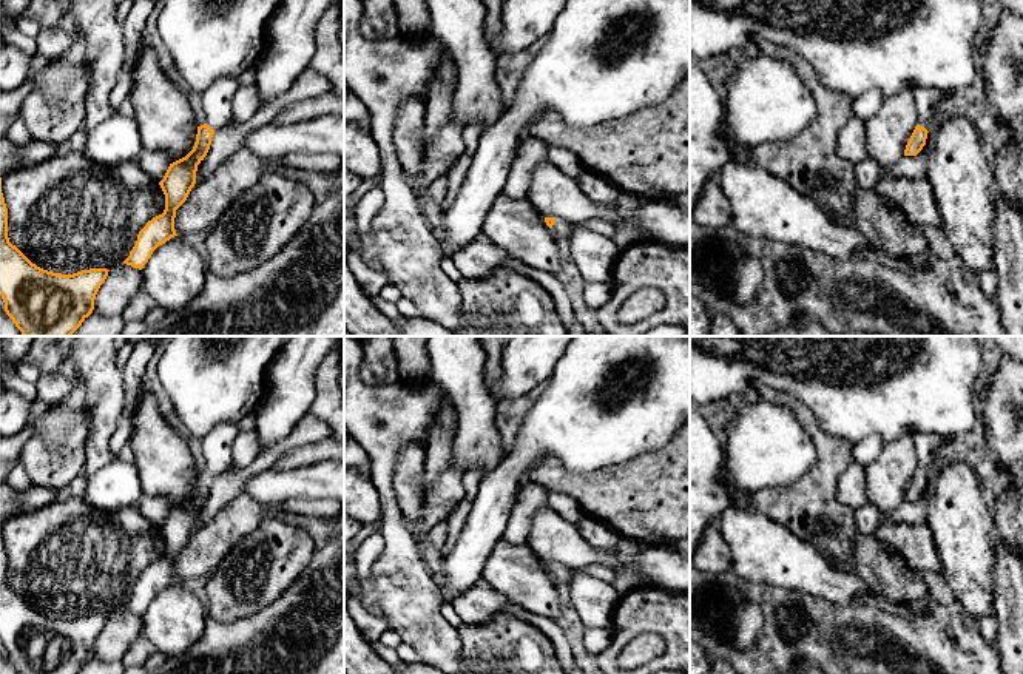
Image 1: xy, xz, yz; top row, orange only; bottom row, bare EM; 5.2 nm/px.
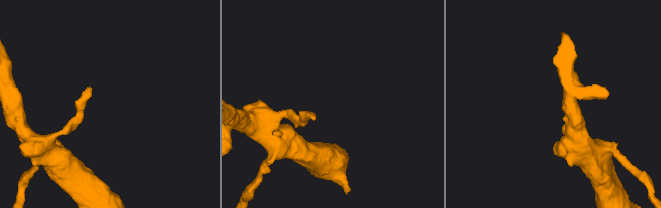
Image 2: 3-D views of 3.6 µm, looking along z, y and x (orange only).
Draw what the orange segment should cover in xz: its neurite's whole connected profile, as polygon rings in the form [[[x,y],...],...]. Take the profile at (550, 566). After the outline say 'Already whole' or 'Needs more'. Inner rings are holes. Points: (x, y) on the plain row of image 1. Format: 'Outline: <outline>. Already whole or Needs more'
Outline: [[[545,563],[545,568],[555,581],[563,581],[566,586],[569,586],[574,577],[572,568],[562,563]]]. Needs more

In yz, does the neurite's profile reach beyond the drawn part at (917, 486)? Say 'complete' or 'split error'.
split error

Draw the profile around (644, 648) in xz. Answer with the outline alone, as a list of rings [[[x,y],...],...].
[[[642,634],[634,637],[619,654],[616,666],[633,669],[657,659],[665,649],[665,642],[657,634]]]

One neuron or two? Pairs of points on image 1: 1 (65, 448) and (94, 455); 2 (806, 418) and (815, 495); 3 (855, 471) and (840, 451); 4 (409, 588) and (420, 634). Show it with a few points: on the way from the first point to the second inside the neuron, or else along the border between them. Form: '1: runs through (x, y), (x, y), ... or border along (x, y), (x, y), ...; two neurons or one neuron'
1: border along (88, 417), (88, 438), (82, 474); two neurons
2: runs through (820, 437), (824, 441), (823, 477); one neuron
3: border along (852, 461), (838, 480), (837, 497); two neurons
4: runs through (411, 599), (420, 623); one neuron

